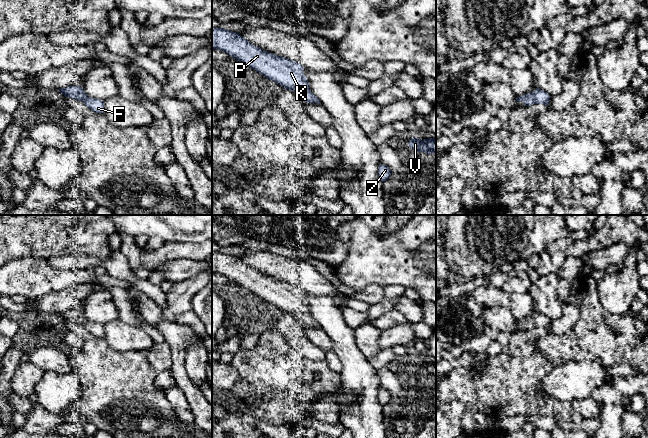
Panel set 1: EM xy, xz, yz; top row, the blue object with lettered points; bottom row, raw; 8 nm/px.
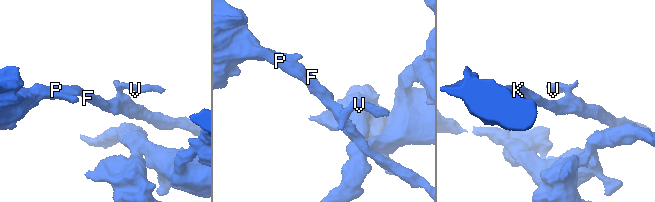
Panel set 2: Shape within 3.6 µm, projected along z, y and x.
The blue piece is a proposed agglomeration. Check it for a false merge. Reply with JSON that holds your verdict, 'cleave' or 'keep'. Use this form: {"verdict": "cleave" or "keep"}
{"verdict": "keep"}

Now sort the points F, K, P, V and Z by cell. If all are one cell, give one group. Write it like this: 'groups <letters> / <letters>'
groups F K P V Z

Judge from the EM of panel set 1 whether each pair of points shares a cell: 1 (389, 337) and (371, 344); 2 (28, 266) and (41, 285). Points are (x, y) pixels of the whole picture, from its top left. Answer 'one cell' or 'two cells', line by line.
1: two cells
2: one cell

